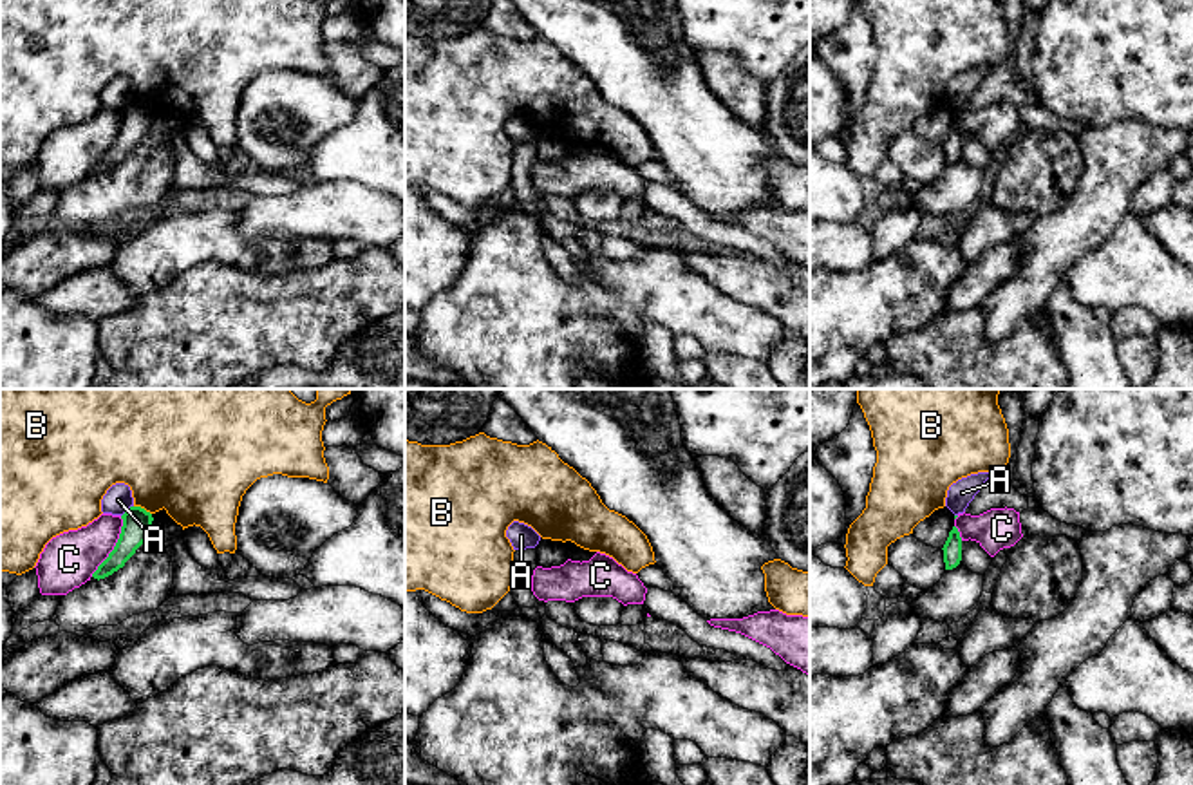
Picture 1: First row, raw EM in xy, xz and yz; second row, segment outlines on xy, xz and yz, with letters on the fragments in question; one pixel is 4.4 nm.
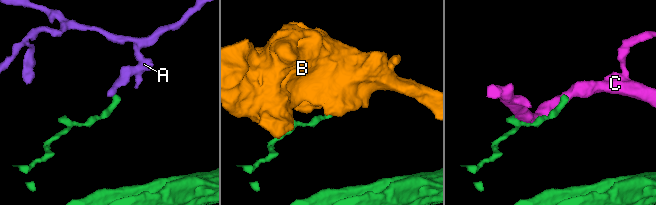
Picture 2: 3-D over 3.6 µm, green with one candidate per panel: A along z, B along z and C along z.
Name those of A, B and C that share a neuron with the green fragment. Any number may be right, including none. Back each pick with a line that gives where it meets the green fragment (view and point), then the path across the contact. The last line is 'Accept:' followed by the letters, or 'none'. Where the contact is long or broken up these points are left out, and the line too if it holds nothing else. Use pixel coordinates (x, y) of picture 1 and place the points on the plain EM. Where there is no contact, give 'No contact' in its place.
Accept: none

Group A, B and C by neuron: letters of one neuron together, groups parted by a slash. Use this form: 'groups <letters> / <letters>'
groups A / B / C

